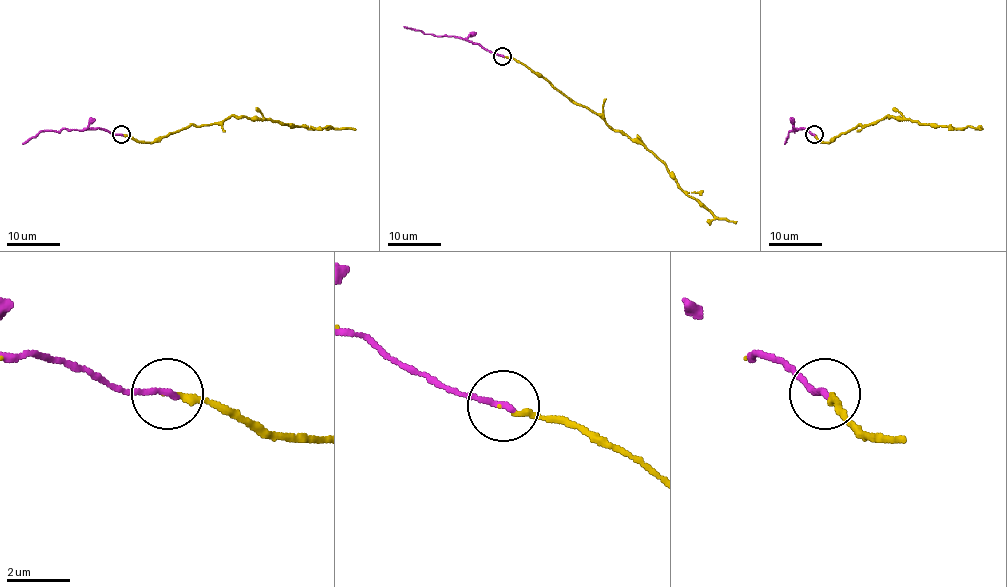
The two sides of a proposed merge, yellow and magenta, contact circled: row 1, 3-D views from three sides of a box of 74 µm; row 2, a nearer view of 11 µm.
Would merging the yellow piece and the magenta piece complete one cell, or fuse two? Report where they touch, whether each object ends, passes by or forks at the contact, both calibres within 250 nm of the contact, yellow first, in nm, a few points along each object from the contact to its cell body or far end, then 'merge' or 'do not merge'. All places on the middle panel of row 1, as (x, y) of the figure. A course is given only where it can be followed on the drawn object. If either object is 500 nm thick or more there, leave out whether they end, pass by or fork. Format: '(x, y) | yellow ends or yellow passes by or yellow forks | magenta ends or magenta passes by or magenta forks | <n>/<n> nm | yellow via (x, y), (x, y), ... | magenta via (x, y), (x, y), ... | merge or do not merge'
(502, 56) | yellow ends | magenta ends | 120/200 nm | yellow via (501, 55), (521, 62), (610, 127), (637, 139), (663, 163), (688, 196), (699, 200), (716, 217), (736, 222) | magenta via (501, 55), (452, 35), (435, 35), (403, 26) | merge

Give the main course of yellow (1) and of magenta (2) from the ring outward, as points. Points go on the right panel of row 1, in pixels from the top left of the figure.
1: (813, 134), (820, 141), (829, 142), (858, 125), (878, 122), (887, 116), (921, 124), (980, 130)
2: (813, 134), (801, 127), (793, 129), (784, 143)

